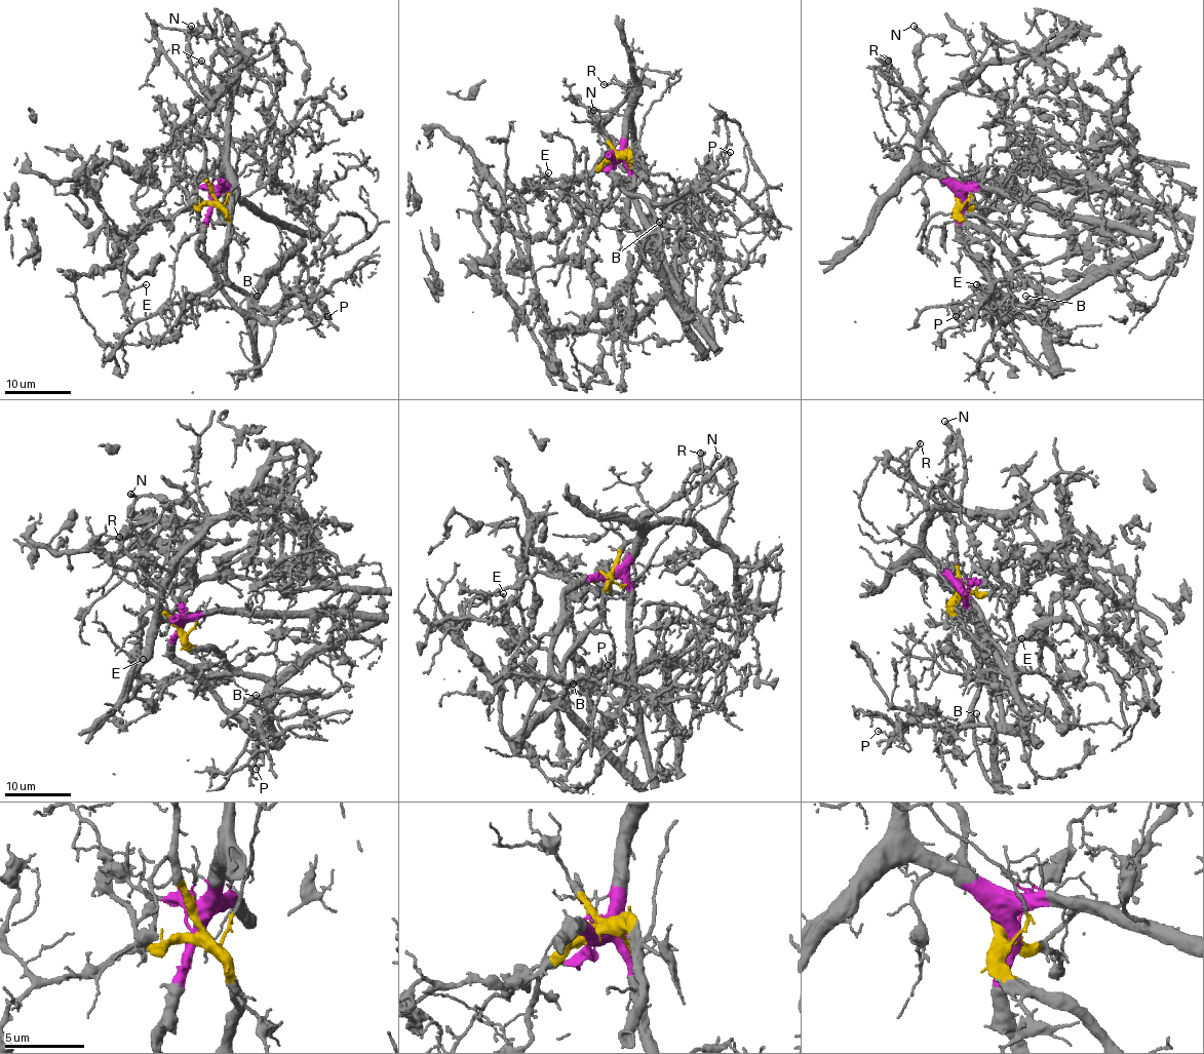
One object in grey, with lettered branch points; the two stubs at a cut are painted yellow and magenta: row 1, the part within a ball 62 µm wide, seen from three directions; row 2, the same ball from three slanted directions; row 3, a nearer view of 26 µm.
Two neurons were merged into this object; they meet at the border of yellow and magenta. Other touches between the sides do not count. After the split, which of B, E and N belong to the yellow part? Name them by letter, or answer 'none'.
B, E, N

